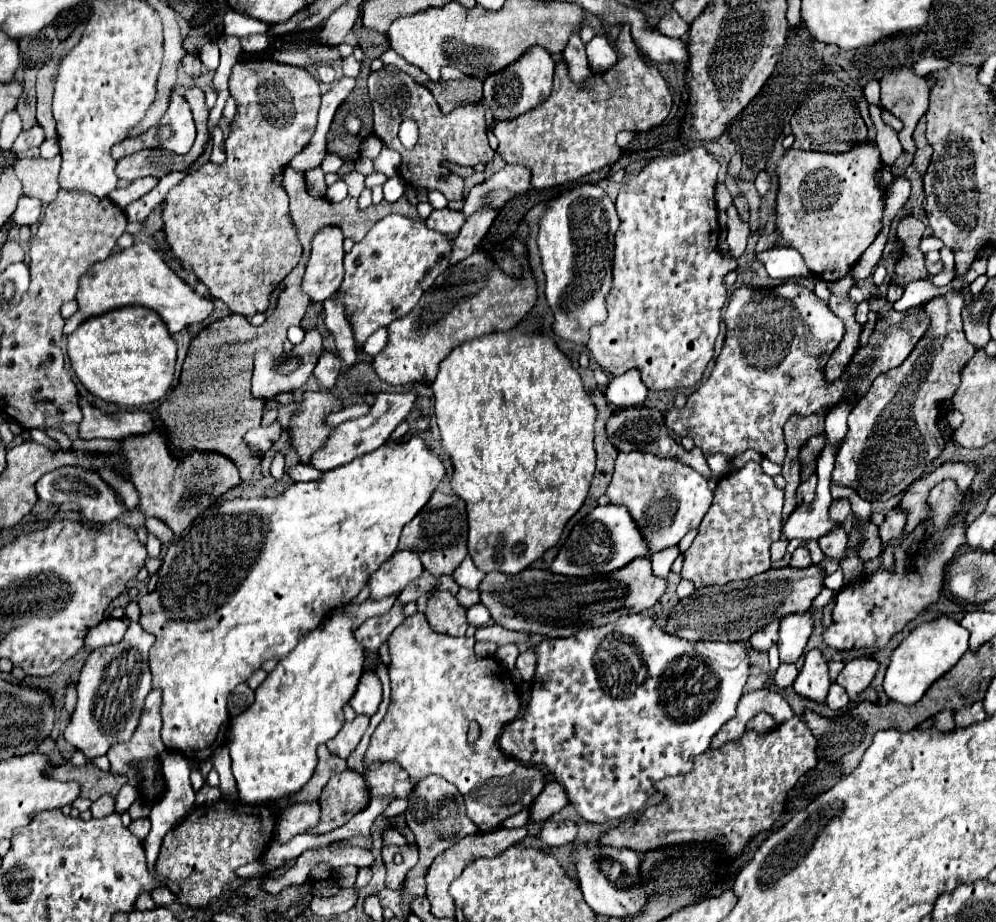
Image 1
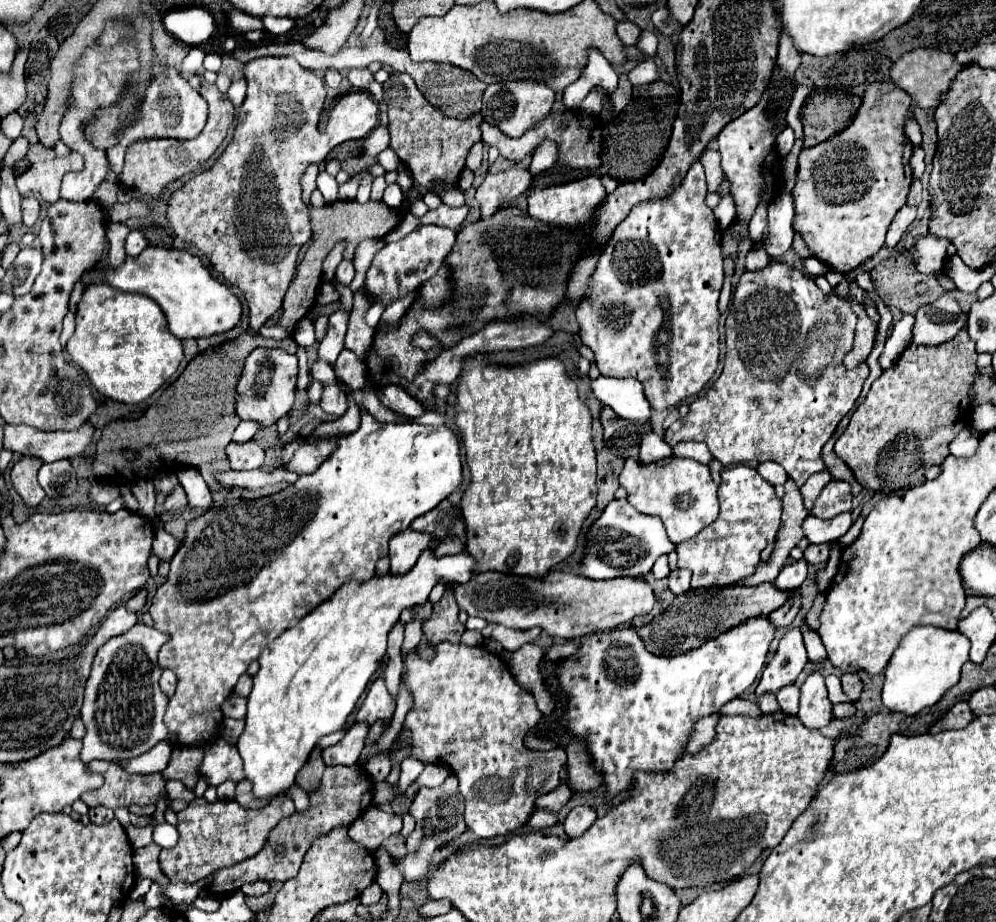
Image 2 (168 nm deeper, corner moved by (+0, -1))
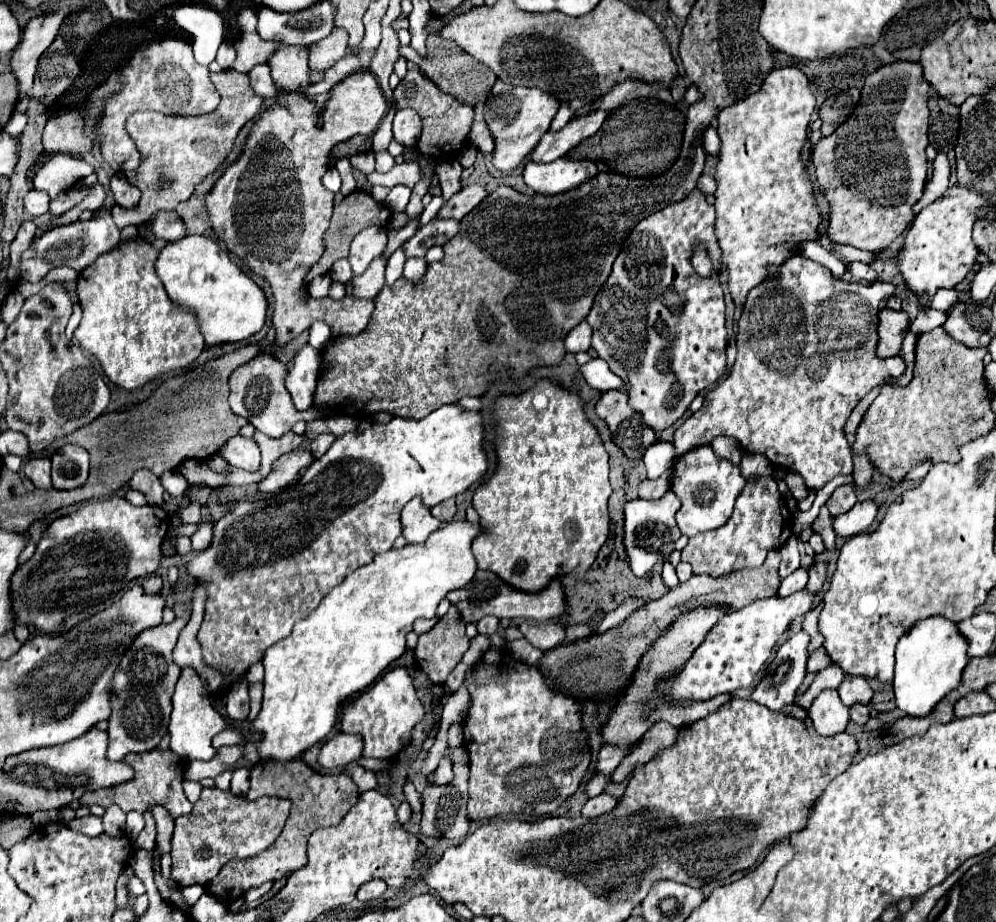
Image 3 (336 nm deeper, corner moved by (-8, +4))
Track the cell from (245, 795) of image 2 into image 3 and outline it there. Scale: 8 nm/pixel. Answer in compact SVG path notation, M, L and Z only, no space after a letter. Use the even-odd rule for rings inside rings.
M259 760L251 768L249 780L251 780L251 788L249 788L247 800L257 800L261 796L289 798L293 802L293 808L285 822L283 832L277 836L277 840L275 840L275 844L271 844L271 848L267 848L265 852L261 852L259 856L253 856L249 860L227 862L221 868L219 876L215 876L215 880L207 882L205 890L223 904L235 902L247 890L257 888L267 880L281 880L283 876L303 868L307 864L309 836L317 828L337 826L359 800L359 788L347 774L319 774L319 772L311 770L307 764L303 764L301 760L293 760L293 762L285 762L285 764L271 762L271 760Z

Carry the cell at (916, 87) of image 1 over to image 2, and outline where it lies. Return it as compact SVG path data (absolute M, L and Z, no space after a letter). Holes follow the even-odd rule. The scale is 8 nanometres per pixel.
M921 47L921 49L915 49L911 53L905 53L891 67L891 79L911 95L913 105L923 107L923 109L931 109L931 107L937 107L943 101L945 93L949 91L951 81L955 79L955 75L961 69L965 69L965 65L959 65L955 61L955 53L933 49L933 47Z

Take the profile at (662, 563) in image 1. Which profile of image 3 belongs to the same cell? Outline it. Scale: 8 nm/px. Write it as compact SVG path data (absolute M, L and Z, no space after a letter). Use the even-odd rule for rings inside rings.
M669 560L663 564L663 580L665 580L665 584L667 584L669 588L675 588L675 586L679 584L677 574L675 574L675 566L673 566Z

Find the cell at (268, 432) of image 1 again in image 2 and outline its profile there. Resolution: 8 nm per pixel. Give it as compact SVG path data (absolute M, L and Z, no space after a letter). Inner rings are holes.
M231 441L227 445L227 459L231 463L231 469L235 471L253 471L263 465L265 451L253 441L247 441L247 443Z

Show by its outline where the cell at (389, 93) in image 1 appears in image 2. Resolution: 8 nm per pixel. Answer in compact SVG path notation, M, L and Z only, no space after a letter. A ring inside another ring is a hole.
M393 73L383 85L385 103L389 113L389 131L391 131L391 149L407 163L413 179L423 189L431 191L431 181L435 177L445 179L447 187L457 187L459 173L465 169L465 159L473 143L479 141L479 121L481 113L469 119L445 117L435 109L417 89L415 81L405 73Z

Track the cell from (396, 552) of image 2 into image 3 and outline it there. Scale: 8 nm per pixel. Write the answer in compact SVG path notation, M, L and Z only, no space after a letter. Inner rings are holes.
M413 498L403 510L401 510L401 524L403 524L403 538L407 544L423 544L431 532L435 532L441 522L431 516L427 506Z

